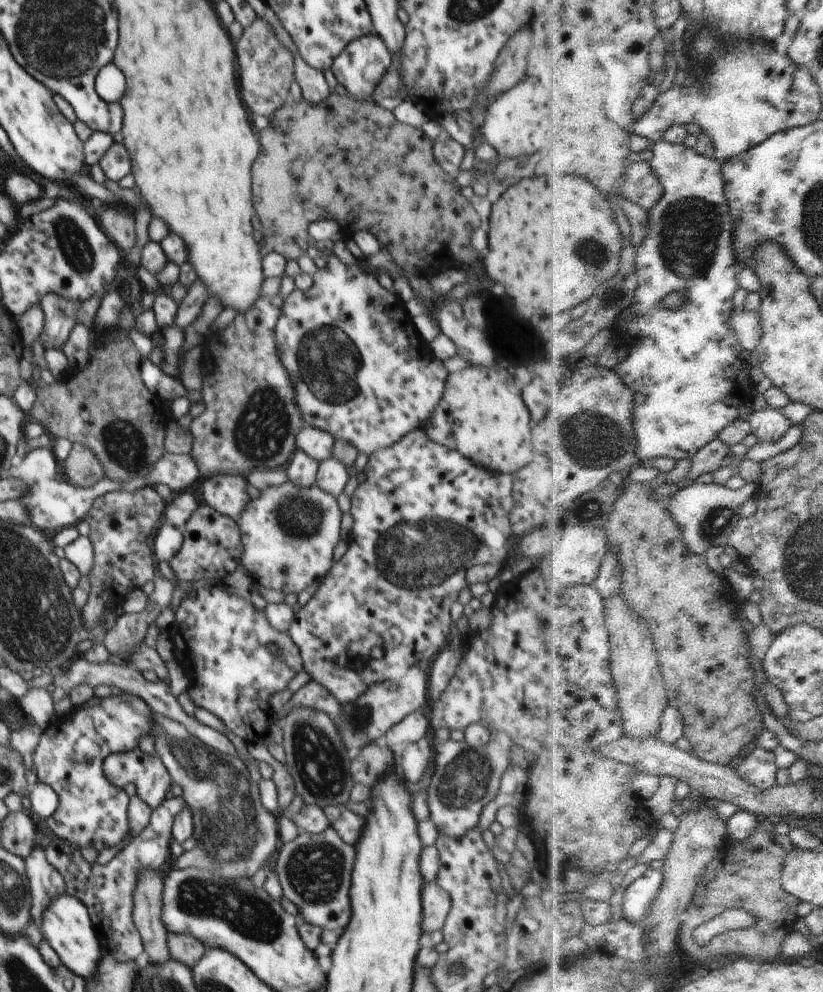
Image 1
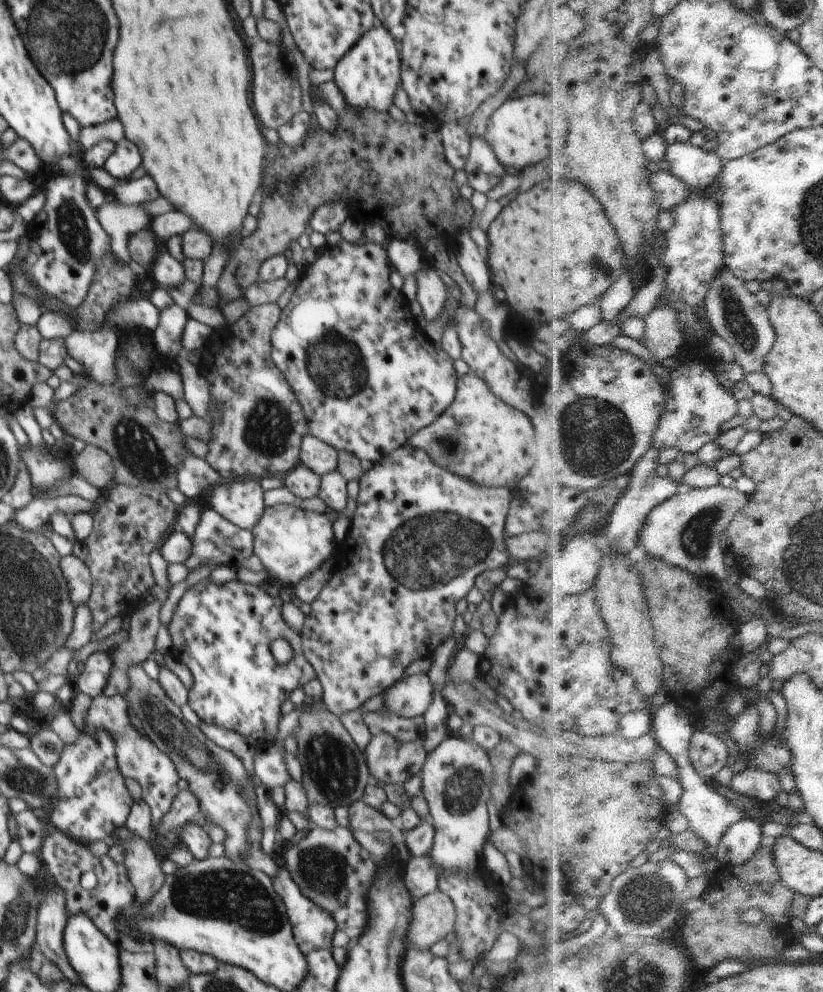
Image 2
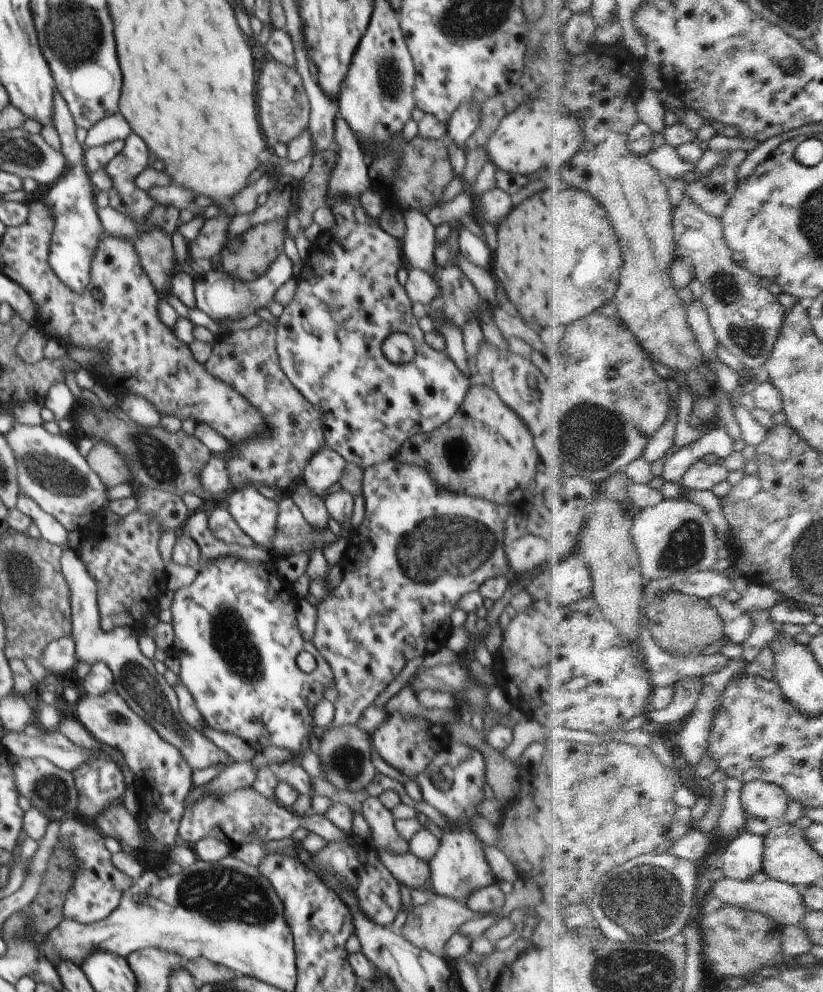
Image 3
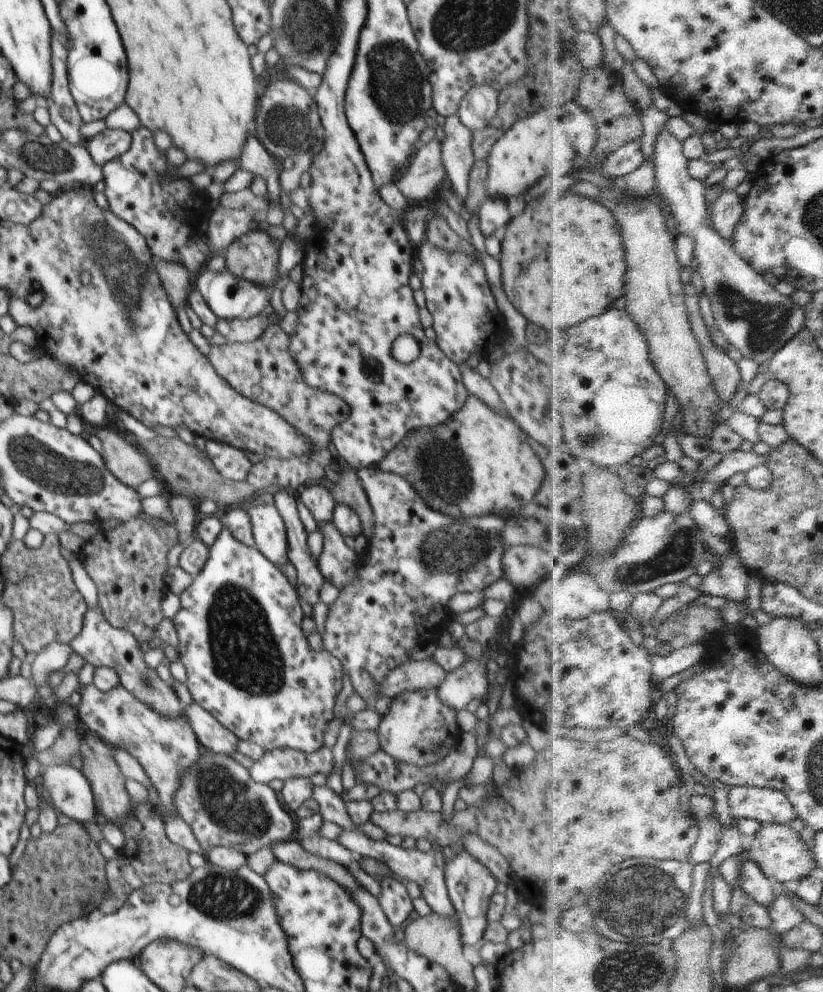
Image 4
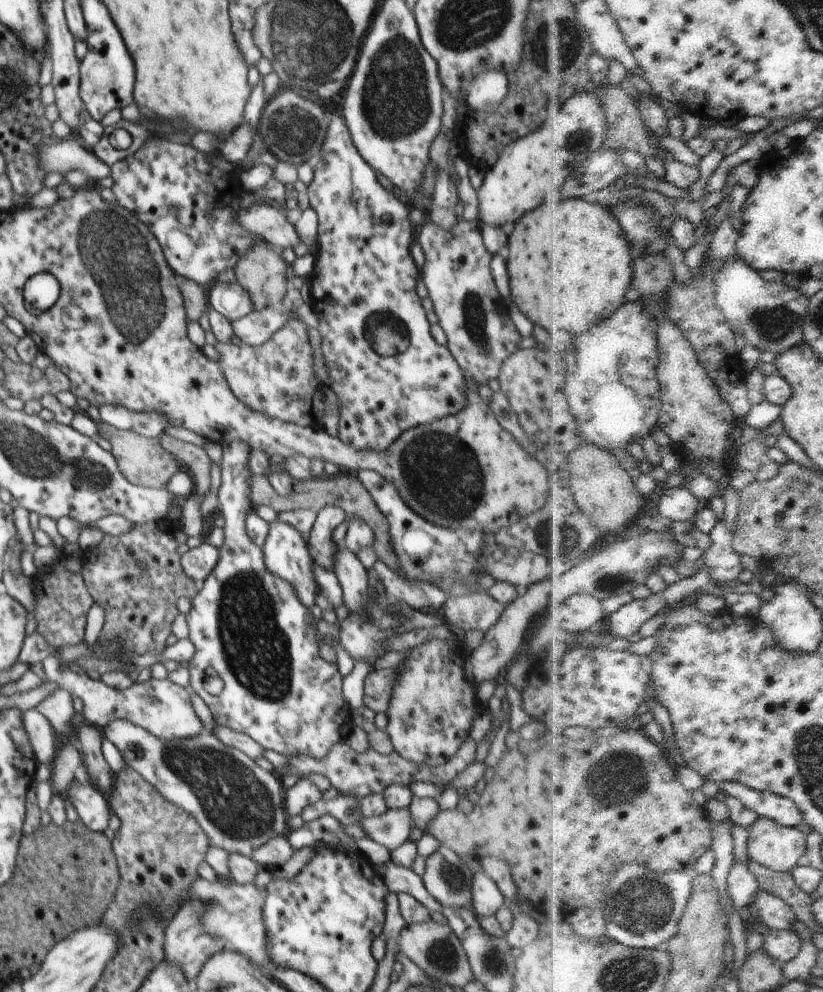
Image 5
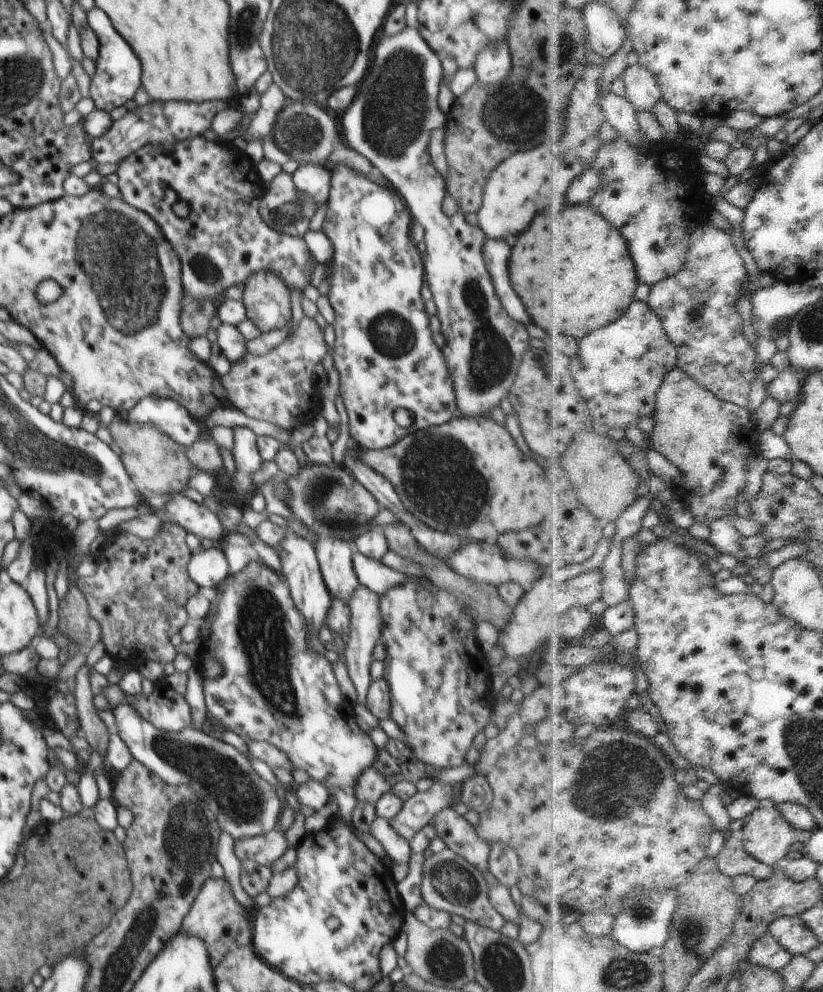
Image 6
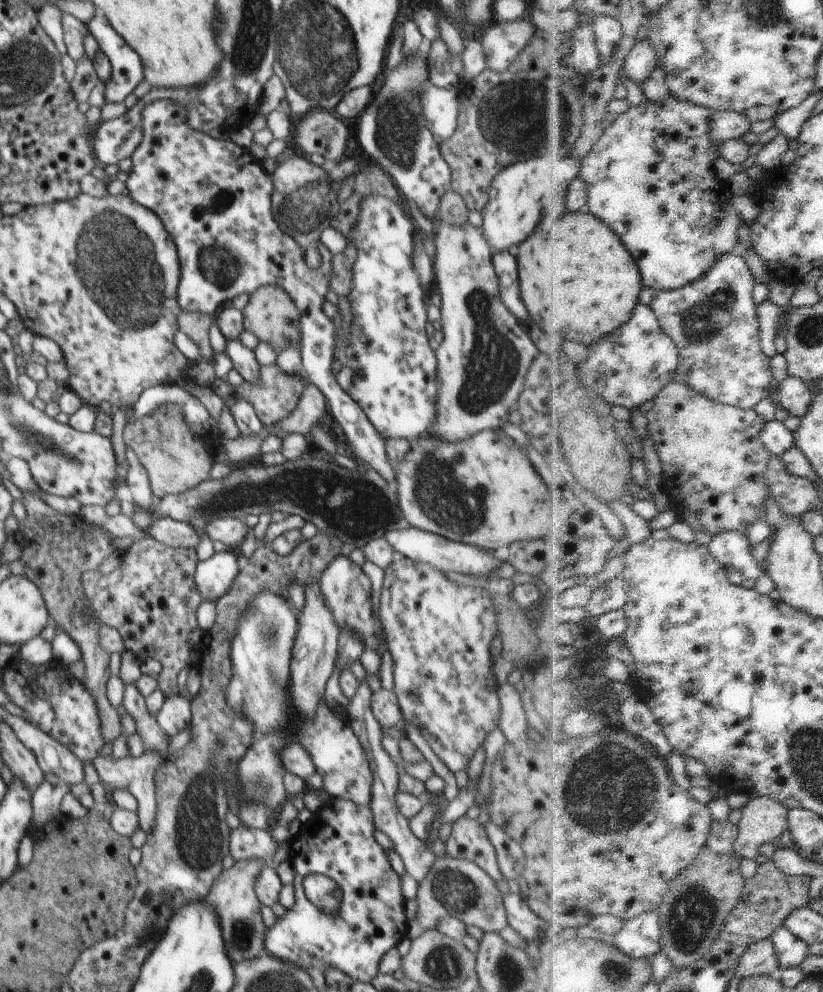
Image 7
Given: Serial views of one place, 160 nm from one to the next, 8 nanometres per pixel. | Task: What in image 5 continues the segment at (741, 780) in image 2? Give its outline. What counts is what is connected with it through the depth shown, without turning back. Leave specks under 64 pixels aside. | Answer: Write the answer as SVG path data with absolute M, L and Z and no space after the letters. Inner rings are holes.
M726 782L721 784L721 790L730 797L743 802L762 818L773 818L786 827L796 827L805 823L805 816L800 806L790 798L760 791L745 786L742 783Z

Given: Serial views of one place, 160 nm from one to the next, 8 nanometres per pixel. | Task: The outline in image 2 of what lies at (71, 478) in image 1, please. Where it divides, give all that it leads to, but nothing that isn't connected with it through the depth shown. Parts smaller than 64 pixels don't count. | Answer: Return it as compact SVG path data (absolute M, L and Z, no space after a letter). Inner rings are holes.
M87 444L82 452L74 455L73 462L74 474L99 489L107 491L113 484L115 466L112 457L99 446Z

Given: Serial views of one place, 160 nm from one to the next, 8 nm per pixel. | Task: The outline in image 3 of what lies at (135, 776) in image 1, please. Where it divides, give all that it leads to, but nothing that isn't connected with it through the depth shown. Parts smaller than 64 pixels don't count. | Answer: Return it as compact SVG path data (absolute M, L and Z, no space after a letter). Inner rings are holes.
M114 689L100 696L84 694L77 704L76 716L85 729L92 732L92 736L104 744L122 752L130 770L153 794L156 808L159 811L143 811L146 814L146 826L154 839L172 848L178 842L177 834L186 809L185 801L189 792L194 788L192 784L194 769L183 757L180 749L167 743L157 733L157 730L141 719Z

